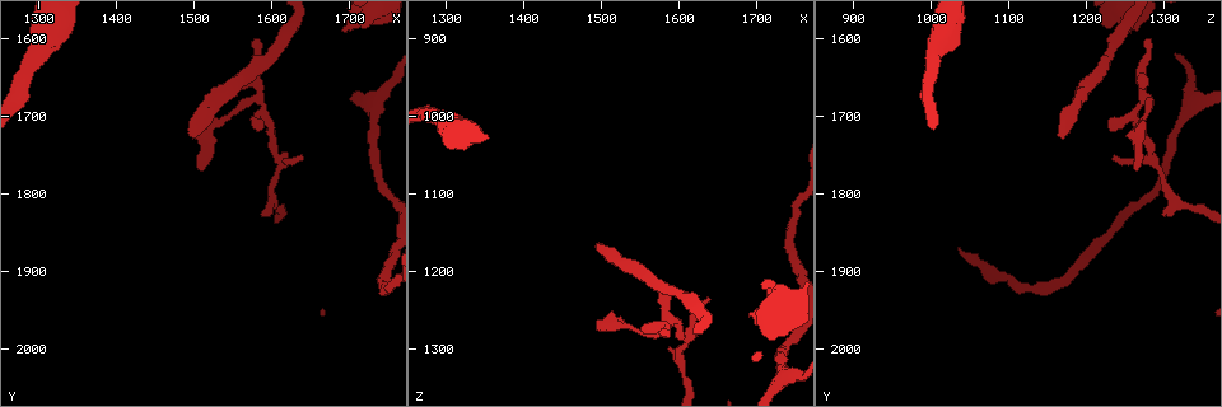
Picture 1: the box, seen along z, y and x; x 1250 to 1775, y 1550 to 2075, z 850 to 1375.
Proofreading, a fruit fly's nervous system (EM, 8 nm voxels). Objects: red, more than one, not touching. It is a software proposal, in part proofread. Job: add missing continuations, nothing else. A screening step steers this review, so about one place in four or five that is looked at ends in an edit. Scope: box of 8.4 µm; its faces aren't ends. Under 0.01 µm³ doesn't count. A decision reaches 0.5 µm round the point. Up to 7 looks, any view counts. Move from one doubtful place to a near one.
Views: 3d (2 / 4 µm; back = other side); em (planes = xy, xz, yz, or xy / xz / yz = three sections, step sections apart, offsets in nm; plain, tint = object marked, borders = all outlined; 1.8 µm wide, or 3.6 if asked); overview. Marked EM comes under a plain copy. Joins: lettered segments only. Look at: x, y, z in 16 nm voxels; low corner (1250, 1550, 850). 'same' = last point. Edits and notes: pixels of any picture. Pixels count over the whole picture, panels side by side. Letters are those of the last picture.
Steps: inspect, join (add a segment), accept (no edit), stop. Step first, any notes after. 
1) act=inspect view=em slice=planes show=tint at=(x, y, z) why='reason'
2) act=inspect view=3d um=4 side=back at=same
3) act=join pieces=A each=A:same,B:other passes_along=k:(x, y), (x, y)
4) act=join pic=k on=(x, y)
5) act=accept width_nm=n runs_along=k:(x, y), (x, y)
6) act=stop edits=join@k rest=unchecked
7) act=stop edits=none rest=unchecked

act=inspect view=em slice=planes show=borders at=(1570, 1605, 1275) why='an open end'

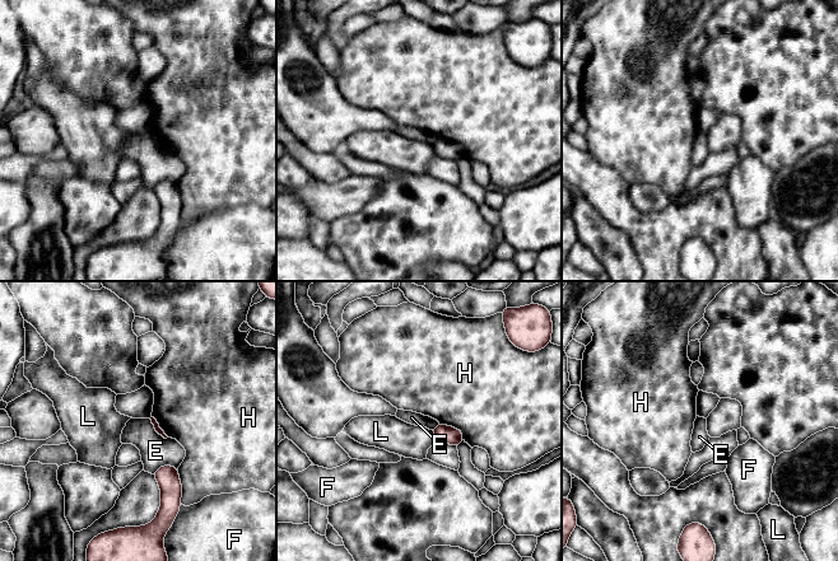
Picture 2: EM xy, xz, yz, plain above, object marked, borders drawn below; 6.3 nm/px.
act=accept each=E:other,F:other,H:other,L:other border=2:(177, 467), (159, 466), (152, 473) found='none of them fits'

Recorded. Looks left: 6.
act=inspect view=3d um=4 at=(1640, 1750, 1235) why='thin end'

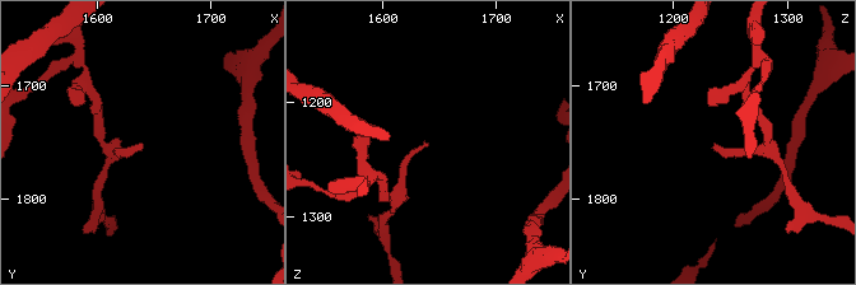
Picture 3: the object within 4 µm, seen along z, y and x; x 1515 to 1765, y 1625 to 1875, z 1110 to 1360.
act=inspect view=em slice=yz step=4 show=borders at=(1640, 1752, 1236)

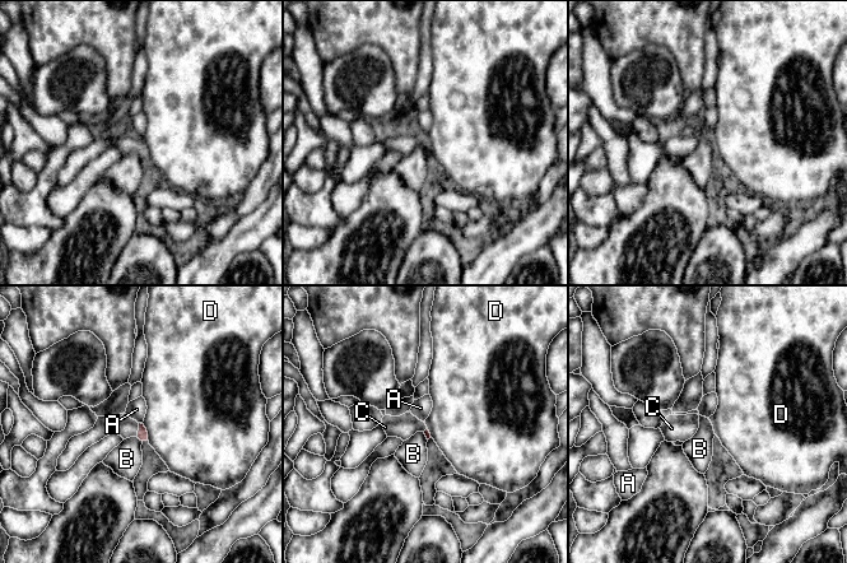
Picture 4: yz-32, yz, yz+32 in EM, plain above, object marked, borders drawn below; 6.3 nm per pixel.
act=inspect view=em slice=planes show=borders at=same

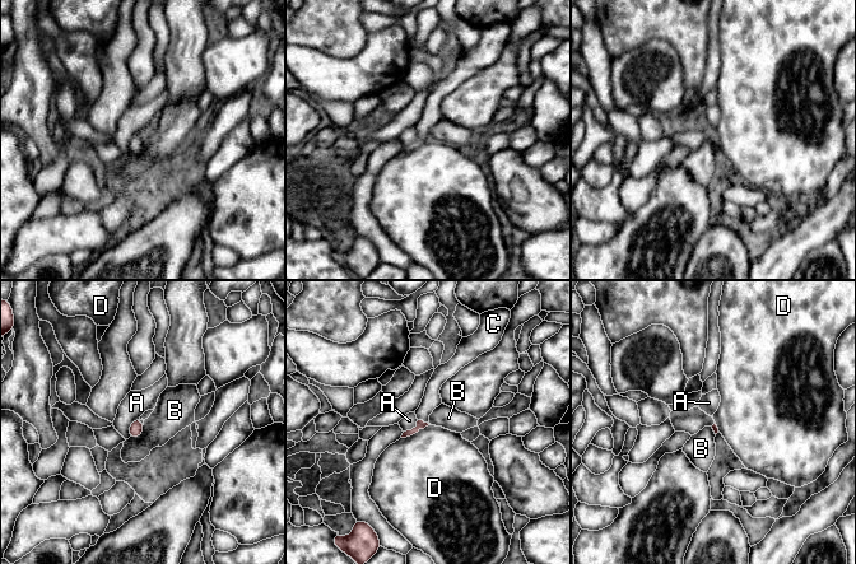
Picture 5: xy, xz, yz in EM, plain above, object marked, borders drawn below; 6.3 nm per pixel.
act=join pieces=C each=A:other,B:other,C:same,D:other passes_along=5:(420, 424), (422, 420), (431, 400) found='it goes on there'

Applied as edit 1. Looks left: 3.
act=inspect view=3d um=4 at=(1500, 1730, 1165) why='free end'

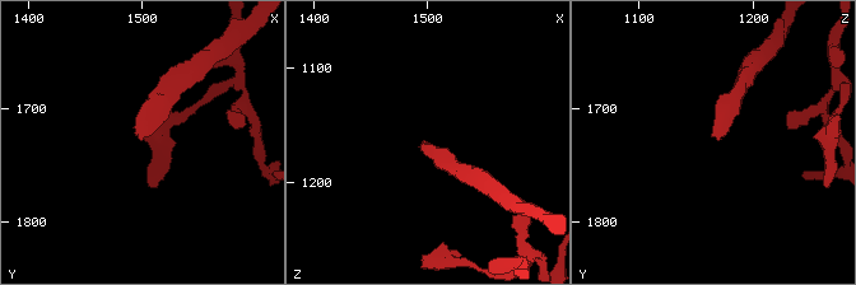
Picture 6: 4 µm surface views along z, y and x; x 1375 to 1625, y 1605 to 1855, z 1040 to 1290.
act=inspect view=em slice=xy step=4 show=borders at=(1502, 1730, 1168)

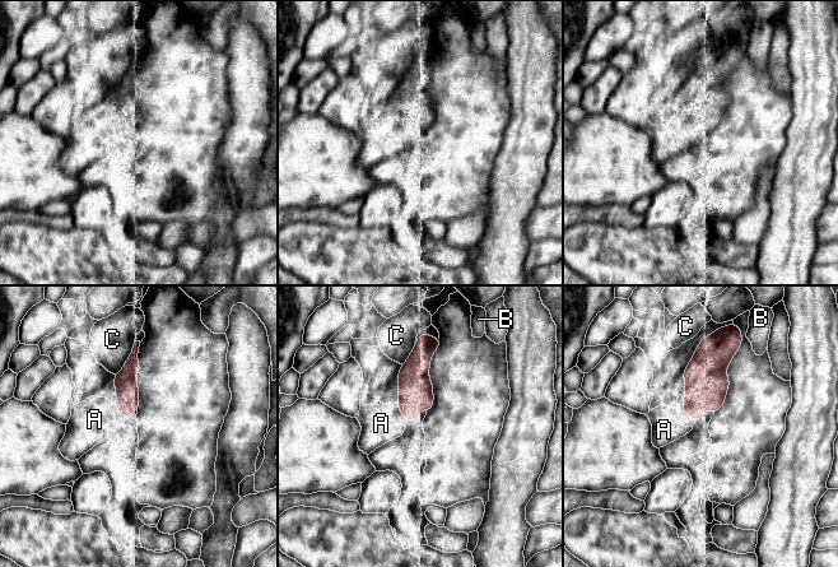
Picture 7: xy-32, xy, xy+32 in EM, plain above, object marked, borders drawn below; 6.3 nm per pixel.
act=join pieces=A each=A:same,B:other,C:other found='it goes on there'

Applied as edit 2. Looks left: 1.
act=stop edits=join@5,join@7 rest=unchecked

